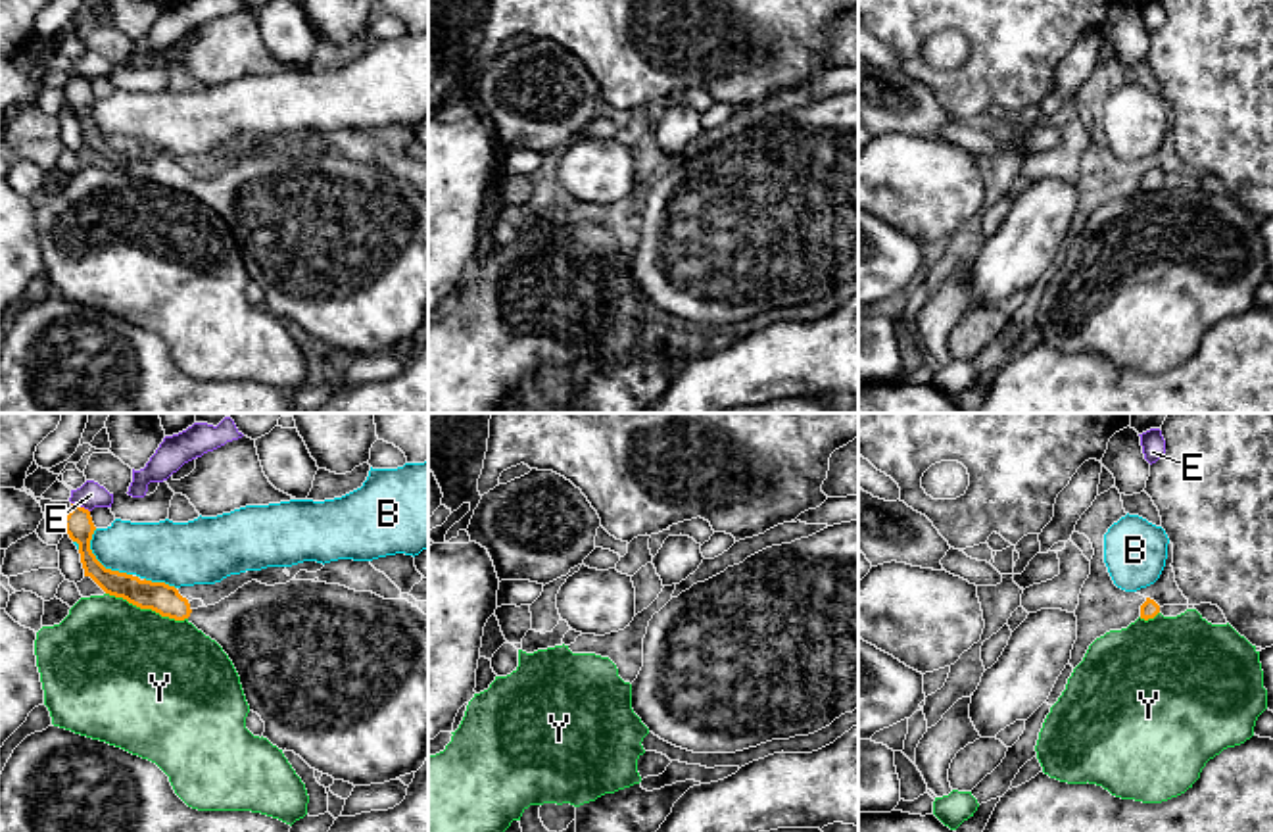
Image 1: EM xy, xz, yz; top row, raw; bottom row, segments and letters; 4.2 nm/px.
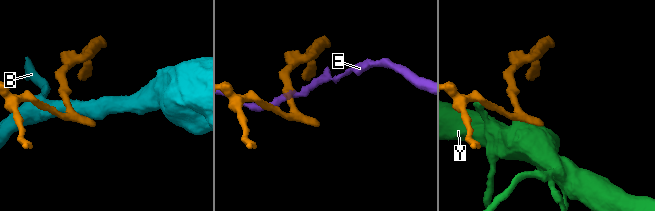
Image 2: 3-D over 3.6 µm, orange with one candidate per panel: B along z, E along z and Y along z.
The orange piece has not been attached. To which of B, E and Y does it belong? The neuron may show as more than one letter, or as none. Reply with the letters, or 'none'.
none

